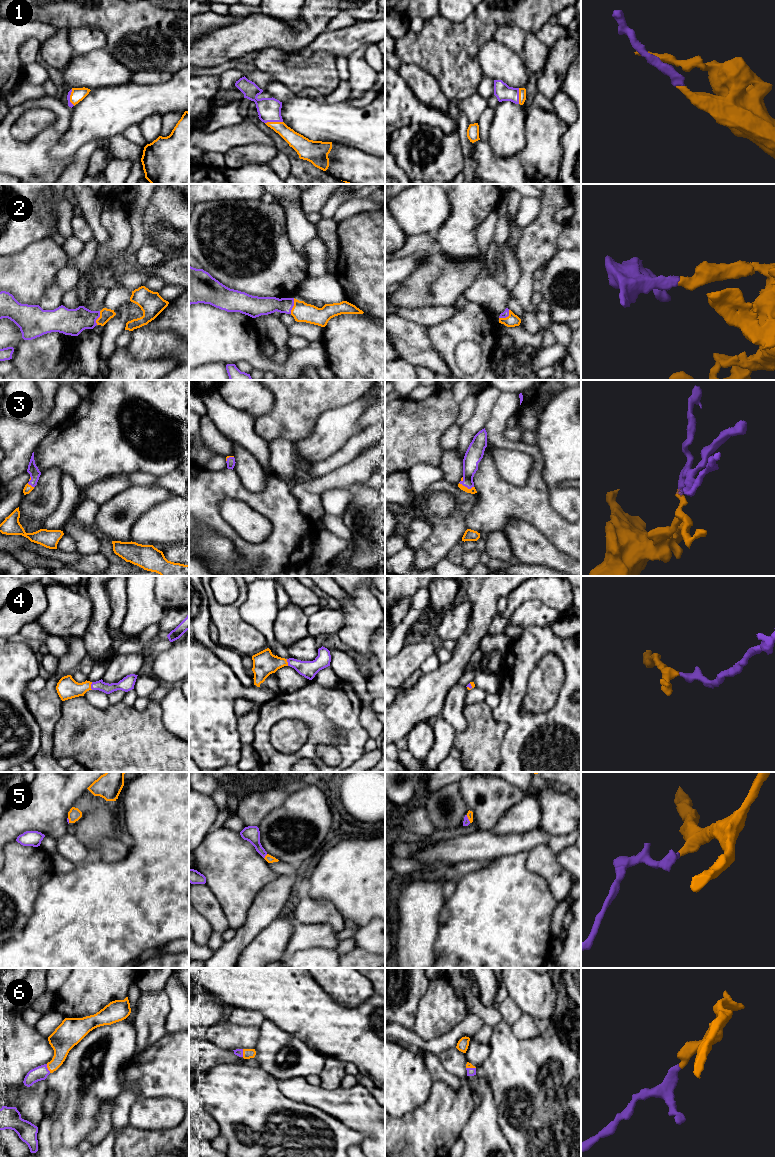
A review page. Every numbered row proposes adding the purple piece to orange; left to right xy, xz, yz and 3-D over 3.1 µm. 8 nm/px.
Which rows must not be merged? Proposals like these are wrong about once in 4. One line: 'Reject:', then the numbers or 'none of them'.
Reject: none of them

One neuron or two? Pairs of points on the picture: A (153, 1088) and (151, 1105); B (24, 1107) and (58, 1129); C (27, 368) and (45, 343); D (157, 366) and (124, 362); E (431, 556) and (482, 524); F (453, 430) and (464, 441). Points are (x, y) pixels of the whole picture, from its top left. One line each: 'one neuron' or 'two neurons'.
A: two neurons
B: two neurons
C: one neuron
D: one neuron
E: two neurons
F: two neurons

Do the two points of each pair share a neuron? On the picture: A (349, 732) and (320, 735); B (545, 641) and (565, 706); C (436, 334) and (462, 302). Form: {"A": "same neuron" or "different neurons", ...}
{"A": "same neuron", "B": "same neuron", "C": "same neuron"}

